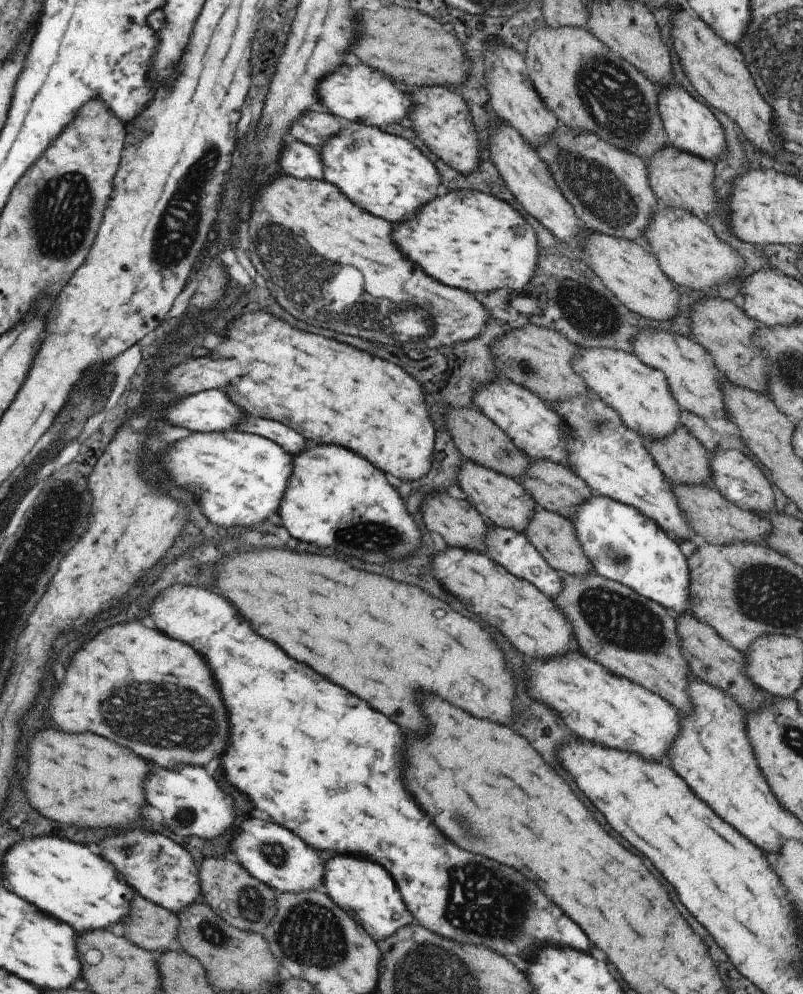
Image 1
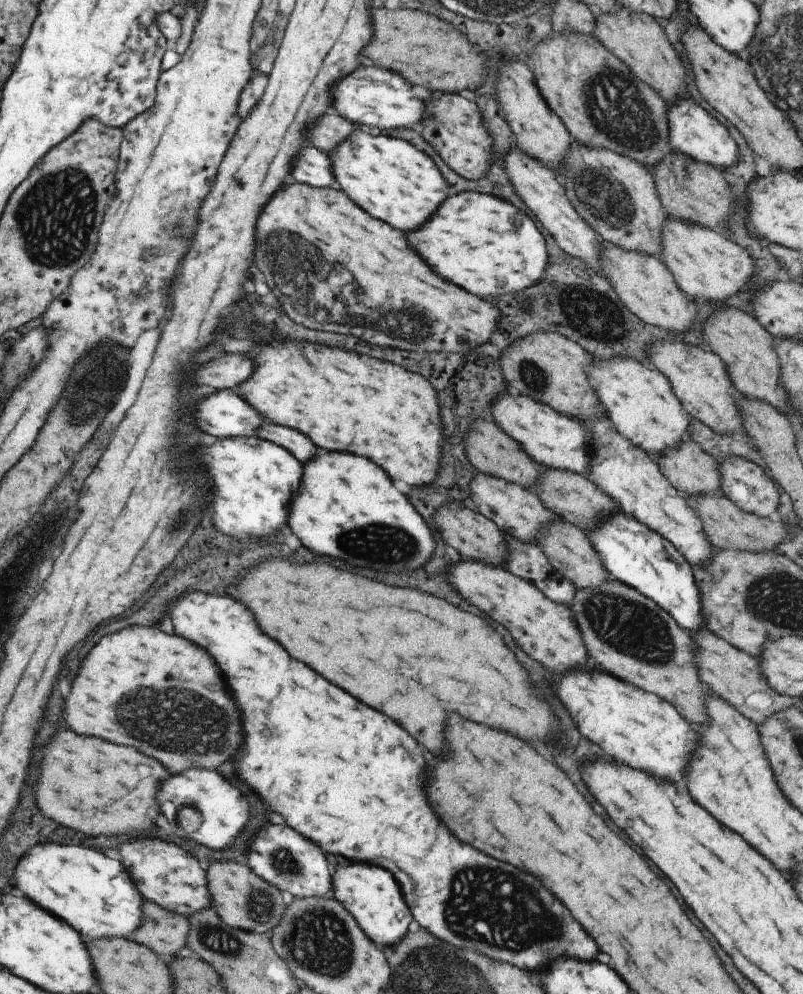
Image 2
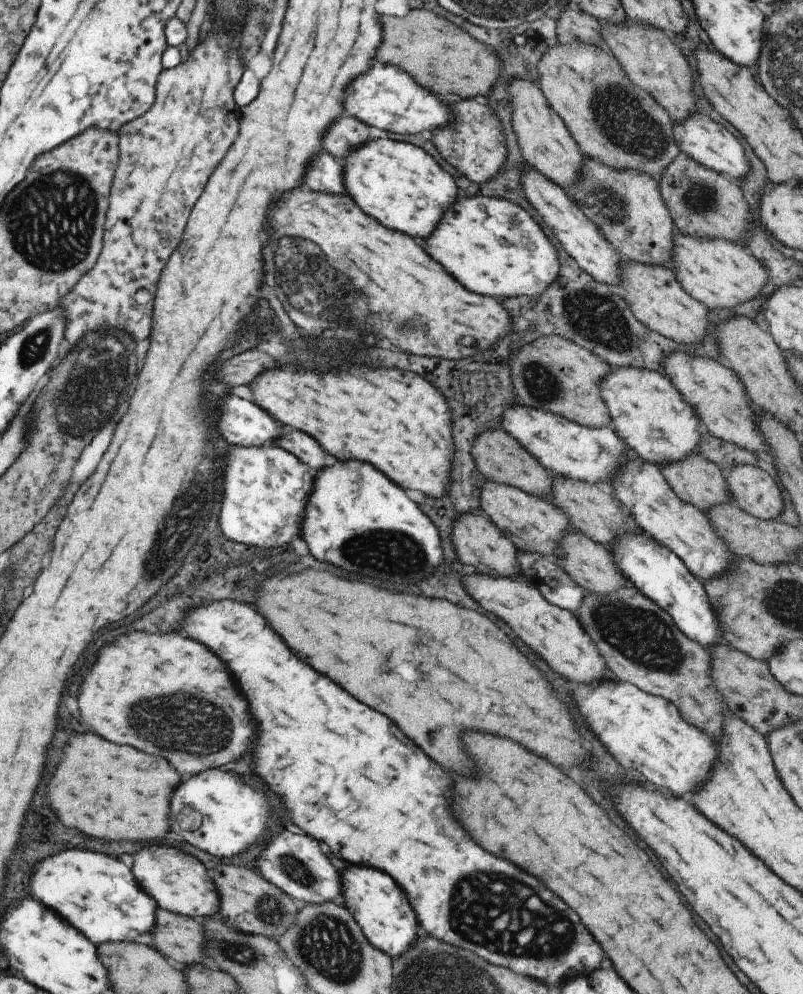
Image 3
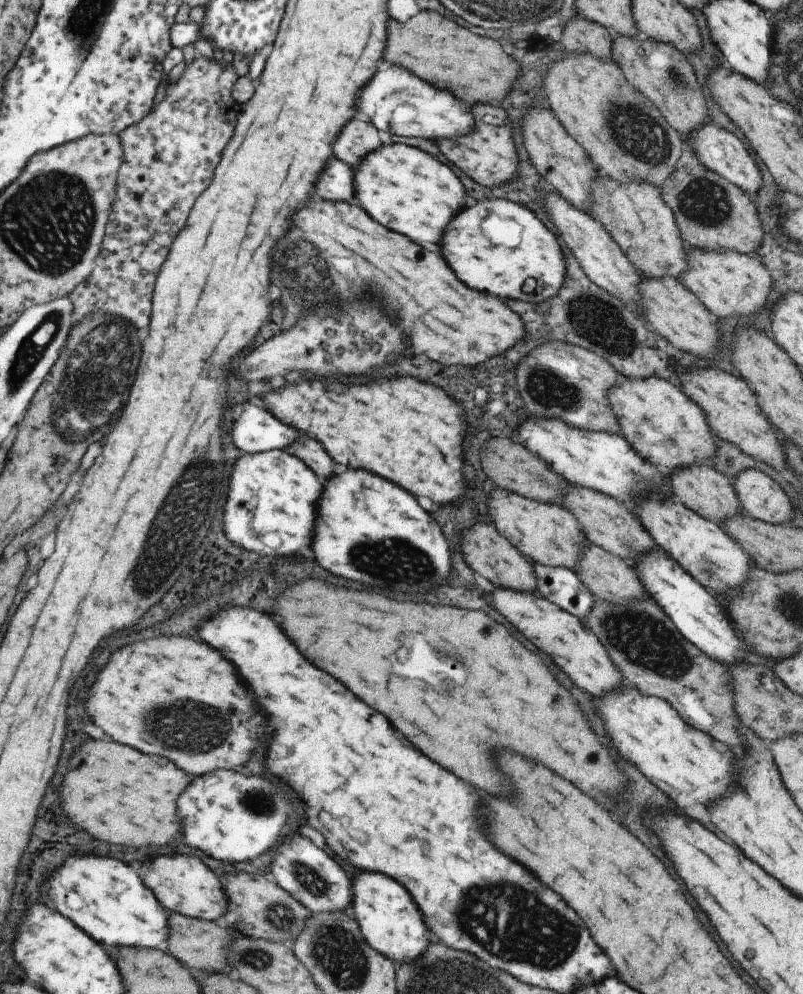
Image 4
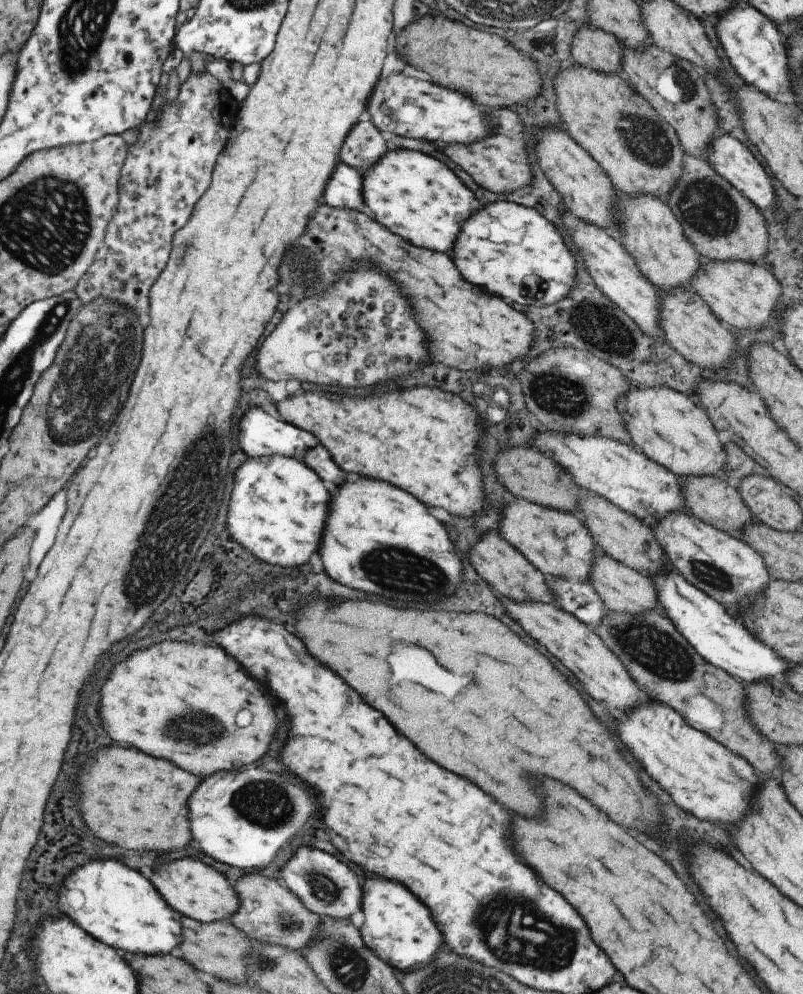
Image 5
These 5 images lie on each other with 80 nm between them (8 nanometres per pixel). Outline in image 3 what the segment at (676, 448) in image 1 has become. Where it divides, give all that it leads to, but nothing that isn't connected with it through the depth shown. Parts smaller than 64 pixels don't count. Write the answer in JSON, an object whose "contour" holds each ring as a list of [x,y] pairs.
{"contour":[[[689,453],[659,469],[671,490],[703,513],[717,503],[730,501],[723,472],[702,454]]]}

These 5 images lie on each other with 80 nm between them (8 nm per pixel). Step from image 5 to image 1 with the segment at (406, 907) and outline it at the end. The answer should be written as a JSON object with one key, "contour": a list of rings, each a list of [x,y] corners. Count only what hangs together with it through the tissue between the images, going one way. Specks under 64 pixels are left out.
{"contour":[[[339,853],[331,856],[323,863],[320,889],[375,941],[387,938],[397,928],[413,922],[391,876],[379,864],[361,857]]]}

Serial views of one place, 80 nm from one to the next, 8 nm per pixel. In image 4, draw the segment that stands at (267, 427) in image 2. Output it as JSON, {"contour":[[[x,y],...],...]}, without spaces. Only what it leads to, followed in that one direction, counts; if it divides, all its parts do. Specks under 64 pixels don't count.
{"contour":[[[299,433],[289,446],[284,446],[282,449],[304,462],[319,480],[325,480],[333,474],[331,458],[315,440],[311,440],[311,436]]]}

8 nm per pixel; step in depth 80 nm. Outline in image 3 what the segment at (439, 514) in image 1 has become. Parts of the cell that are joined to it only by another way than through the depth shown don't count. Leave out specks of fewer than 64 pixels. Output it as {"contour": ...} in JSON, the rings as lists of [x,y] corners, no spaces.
{"contour":[[[461,513],[450,526],[449,540],[460,563],[473,566],[479,573],[520,577],[514,544],[489,519],[479,514]]]}

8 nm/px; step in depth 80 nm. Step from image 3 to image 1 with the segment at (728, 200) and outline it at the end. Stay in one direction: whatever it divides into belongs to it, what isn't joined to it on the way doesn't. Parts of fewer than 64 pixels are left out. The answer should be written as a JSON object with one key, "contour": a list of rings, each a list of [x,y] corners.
{"contour":[[[663,144],[648,158],[645,164],[651,190],[661,205],[679,207],[687,212],[695,213],[701,218],[705,214],[713,214],[716,199],[711,185],[715,178],[713,170],[716,164],[713,161]]]}

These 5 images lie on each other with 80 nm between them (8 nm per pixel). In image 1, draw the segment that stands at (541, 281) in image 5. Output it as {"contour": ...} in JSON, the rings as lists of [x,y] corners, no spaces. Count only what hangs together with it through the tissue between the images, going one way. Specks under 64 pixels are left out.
{"contour":[[[454,190],[435,196],[409,218],[391,226],[390,237],[403,258],[417,264],[429,278],[476,297],[501,287],[519,291],[531,281],[537,268],[537,246],[531,226],[509,204],[476,190]]]}

